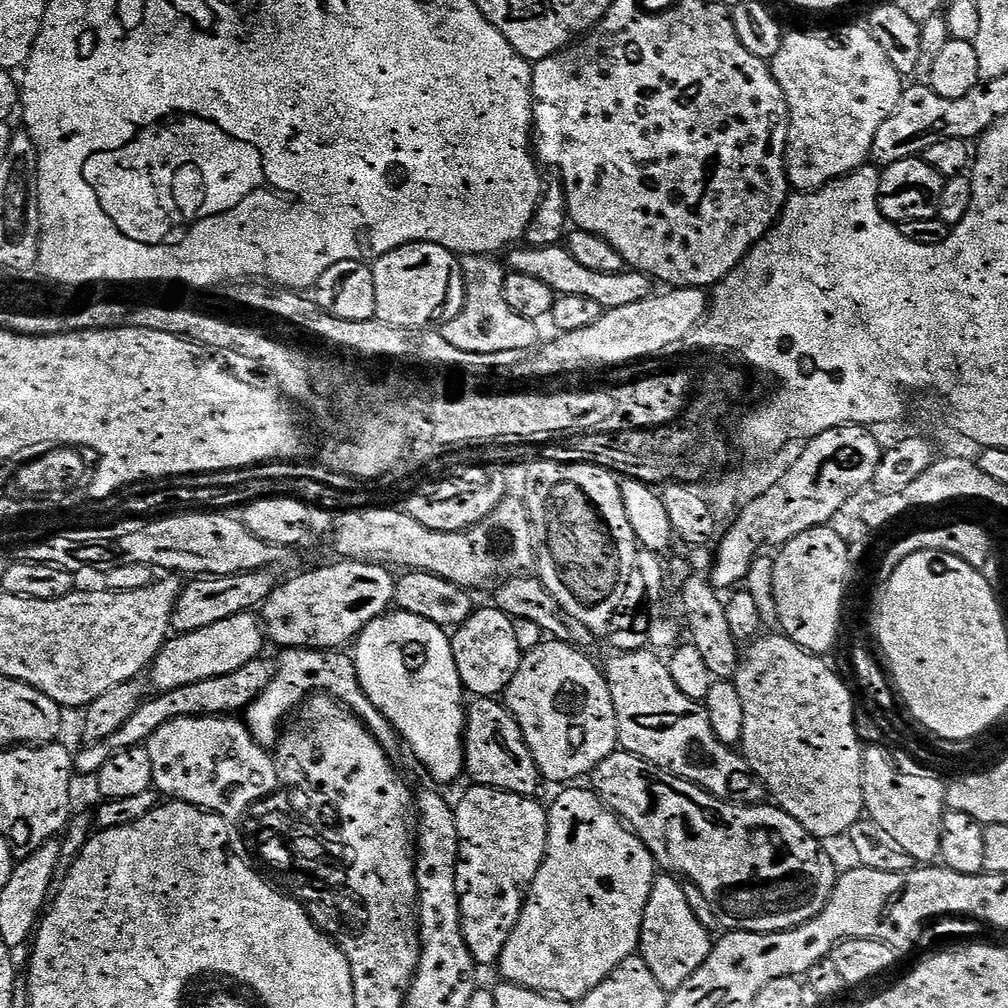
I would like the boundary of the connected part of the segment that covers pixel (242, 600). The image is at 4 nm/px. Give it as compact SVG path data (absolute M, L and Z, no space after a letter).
M261 570L242 572L239 576L202 576L189 579L189 584L185 583L181 587L180 597L176 600L175 631L187 634L206 626L214 626L214 622L222 622L222 618L230 618L239 612L259 609L276 588L278 577L274 573L272 570Z

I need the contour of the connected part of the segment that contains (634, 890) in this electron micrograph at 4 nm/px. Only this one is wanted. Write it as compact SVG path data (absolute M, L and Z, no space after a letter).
M568 786L556 796L548 813L548 841L544 861L534 878L518 922L498 961L505 981L579 1002L640 947L644 911L650 902L652 883L658 875L652 851L636 833L592 791L591 787Z

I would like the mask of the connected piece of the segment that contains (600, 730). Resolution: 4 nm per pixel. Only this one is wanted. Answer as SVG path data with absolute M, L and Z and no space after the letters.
M545 639L534 650L523 653L518 674L514 674L506 693L506 707L526 738L526 746L541 777L560 784L556 786L579 781L576 780L579 776L587 777L602 761L610 758L612 752L617 751L620 743L614 698L610 698L610 686L601 665L596 665L574 645L563 644L560 640Z

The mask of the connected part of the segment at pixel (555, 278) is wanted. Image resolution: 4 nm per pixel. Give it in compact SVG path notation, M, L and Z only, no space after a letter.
M522 246L509 254L506 264L513 272L530 274L546 282L546 286L550 286L553 292L561 296L580 294L582 298L594 298L605 310L630 306L630 302L642 302L653 291L653 281L645 273L635 270L595 272L587 266L582 266L582 262L578 262L578 258L574 258L574 254L570 254L564 246L549 248Z

